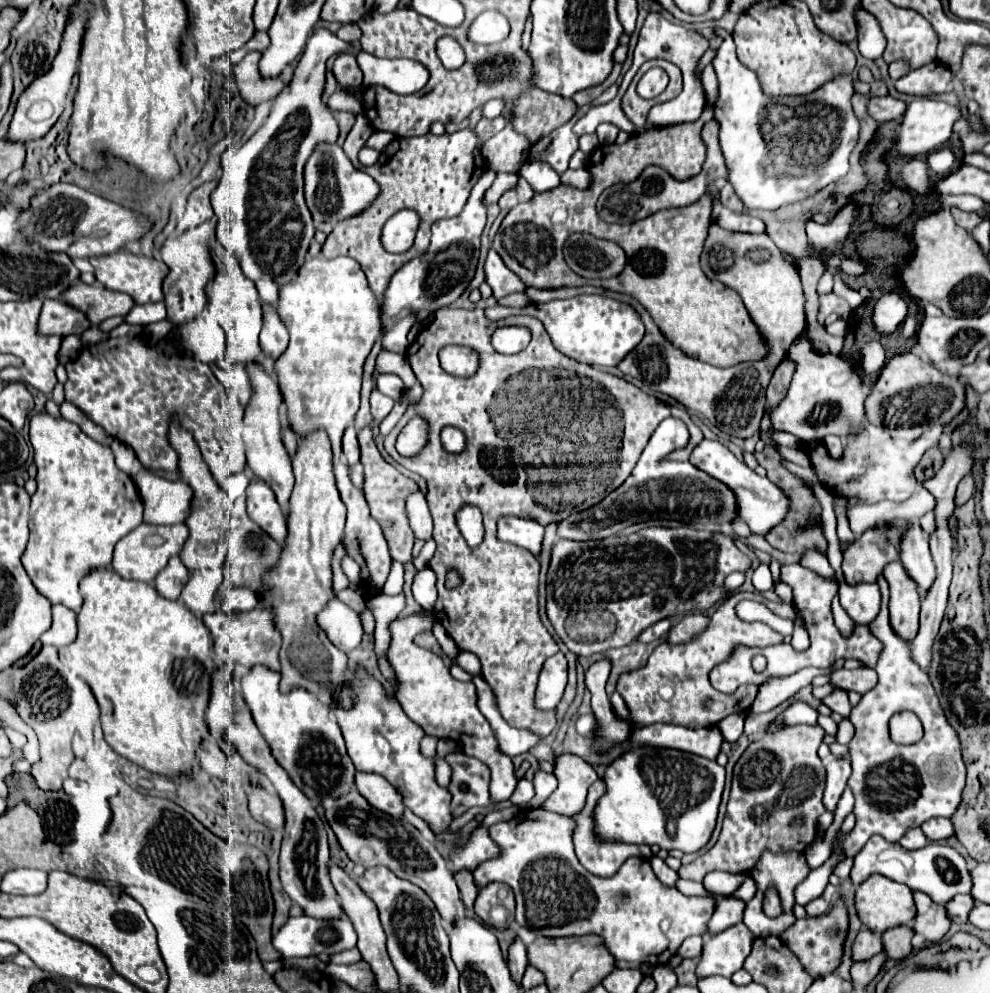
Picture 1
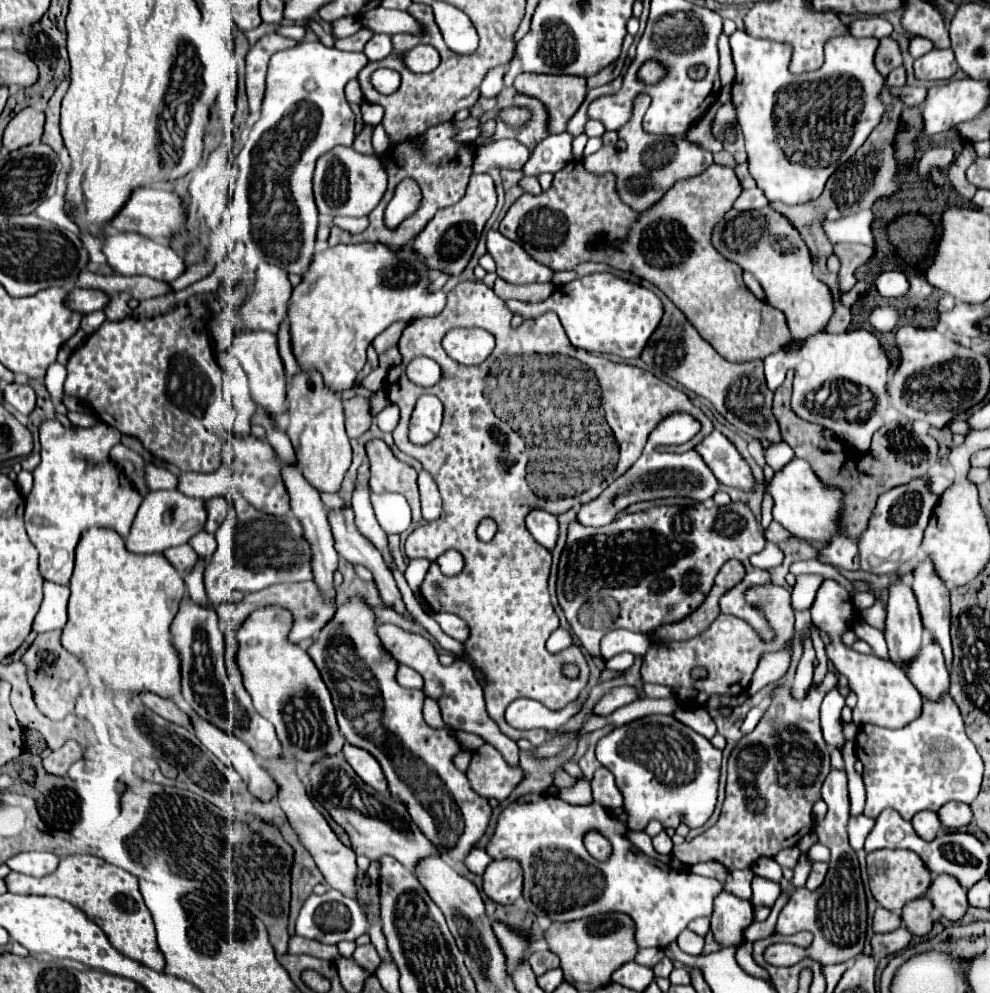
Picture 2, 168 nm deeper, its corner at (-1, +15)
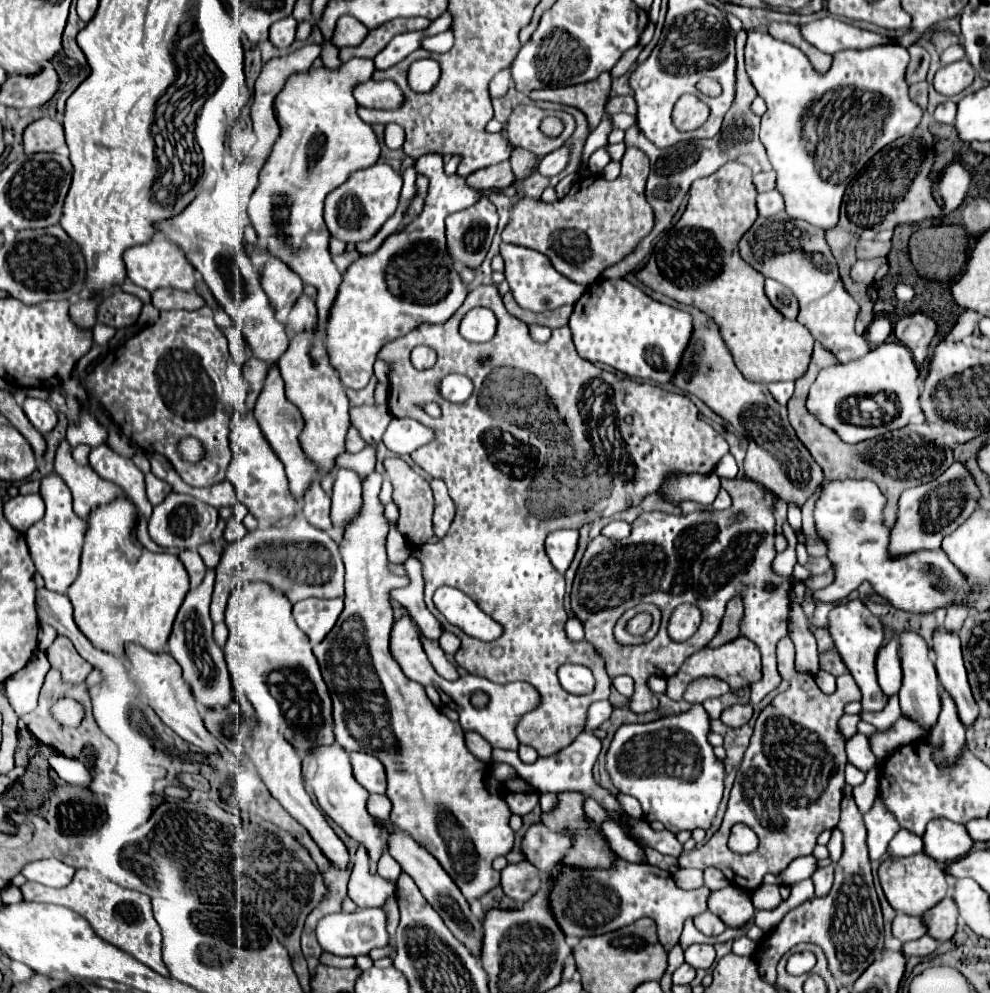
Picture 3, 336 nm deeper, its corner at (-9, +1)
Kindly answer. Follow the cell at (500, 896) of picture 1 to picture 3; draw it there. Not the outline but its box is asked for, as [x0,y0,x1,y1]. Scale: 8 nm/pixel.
[502,861,542,903]

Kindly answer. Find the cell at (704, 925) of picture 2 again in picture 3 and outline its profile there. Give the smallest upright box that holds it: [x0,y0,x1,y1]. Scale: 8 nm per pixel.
[694,911,726,937]

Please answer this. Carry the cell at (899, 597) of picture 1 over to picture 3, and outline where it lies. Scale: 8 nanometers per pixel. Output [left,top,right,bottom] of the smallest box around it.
[900,631,942,727]

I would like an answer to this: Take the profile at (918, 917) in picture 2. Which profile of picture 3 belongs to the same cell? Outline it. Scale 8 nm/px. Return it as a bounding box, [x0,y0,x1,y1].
[924,897,958,941]

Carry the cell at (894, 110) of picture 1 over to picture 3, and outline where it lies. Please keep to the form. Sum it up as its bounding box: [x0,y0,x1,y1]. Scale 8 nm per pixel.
[934,101,958,125]

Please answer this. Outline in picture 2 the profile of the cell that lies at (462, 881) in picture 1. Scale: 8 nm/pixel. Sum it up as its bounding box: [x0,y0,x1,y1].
[464,849,492,875]

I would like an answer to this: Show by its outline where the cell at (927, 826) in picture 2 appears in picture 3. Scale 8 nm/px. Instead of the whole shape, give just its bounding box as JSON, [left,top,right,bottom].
[922,819,974,863]

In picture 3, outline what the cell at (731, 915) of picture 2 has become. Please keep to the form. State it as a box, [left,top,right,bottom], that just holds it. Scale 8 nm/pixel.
[708,885,754,927]

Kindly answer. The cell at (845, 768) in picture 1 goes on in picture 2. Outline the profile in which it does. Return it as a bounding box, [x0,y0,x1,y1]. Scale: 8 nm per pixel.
[776,769,866,965]

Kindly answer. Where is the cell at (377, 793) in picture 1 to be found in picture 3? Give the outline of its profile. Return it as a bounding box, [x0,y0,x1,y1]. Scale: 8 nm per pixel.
[350,753,386,793]

